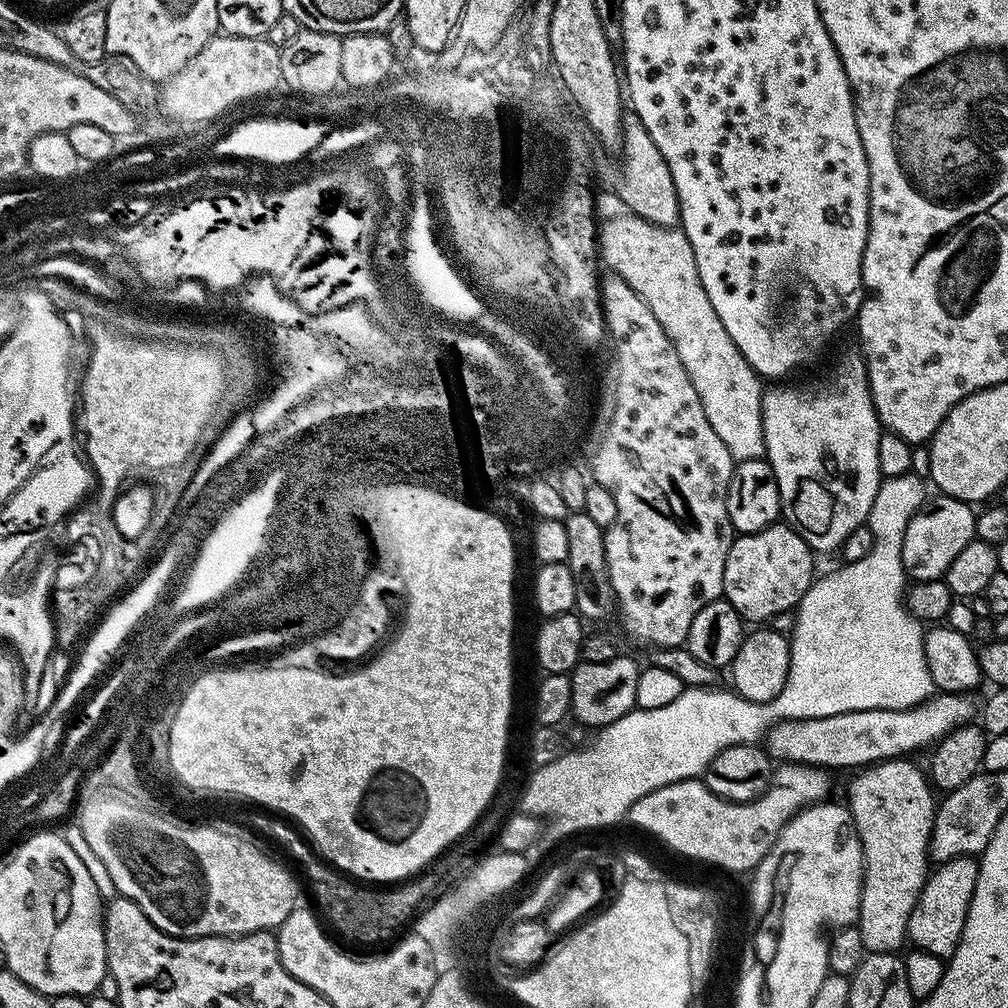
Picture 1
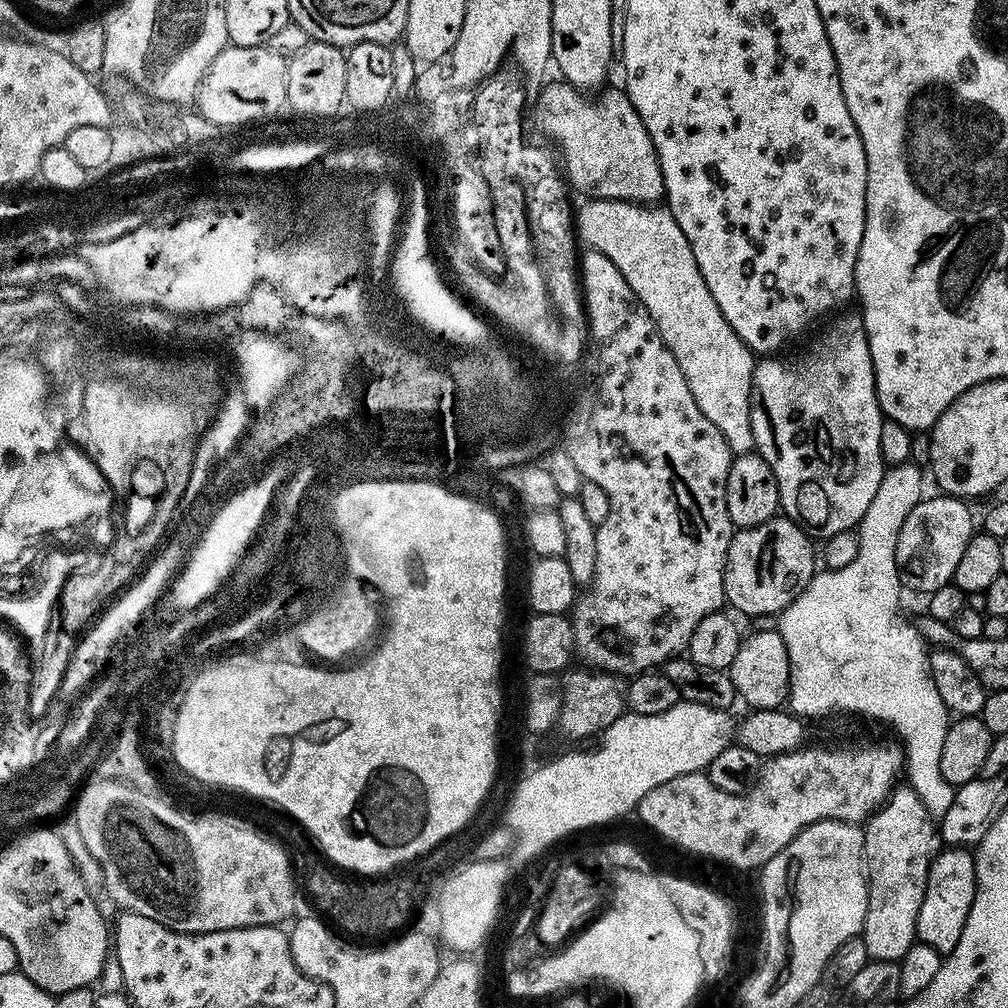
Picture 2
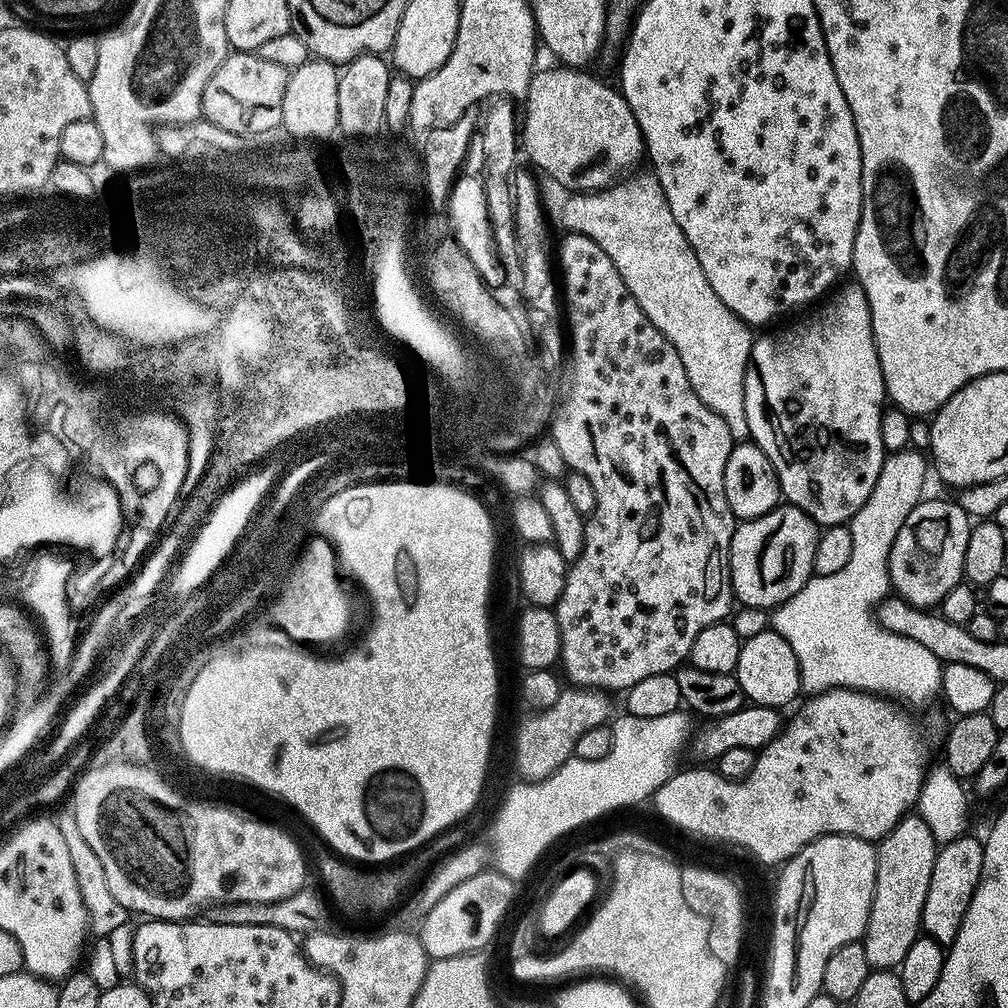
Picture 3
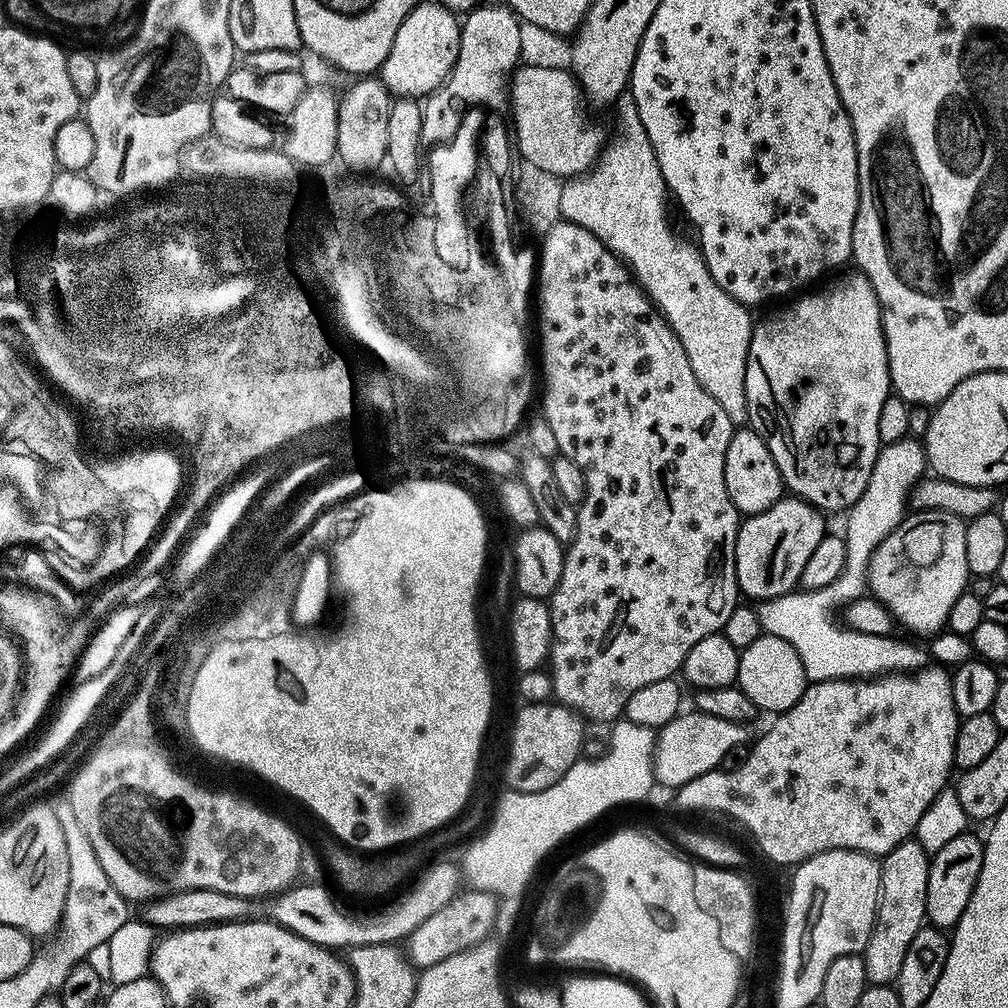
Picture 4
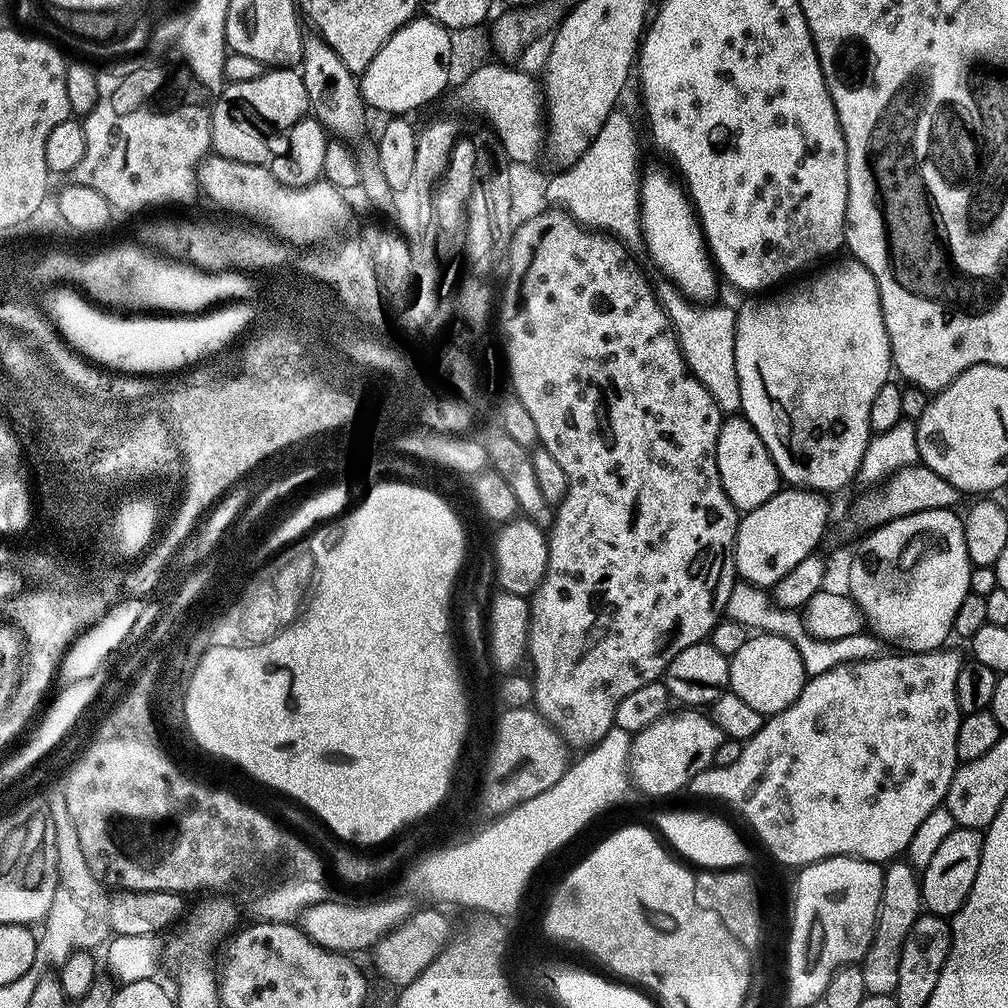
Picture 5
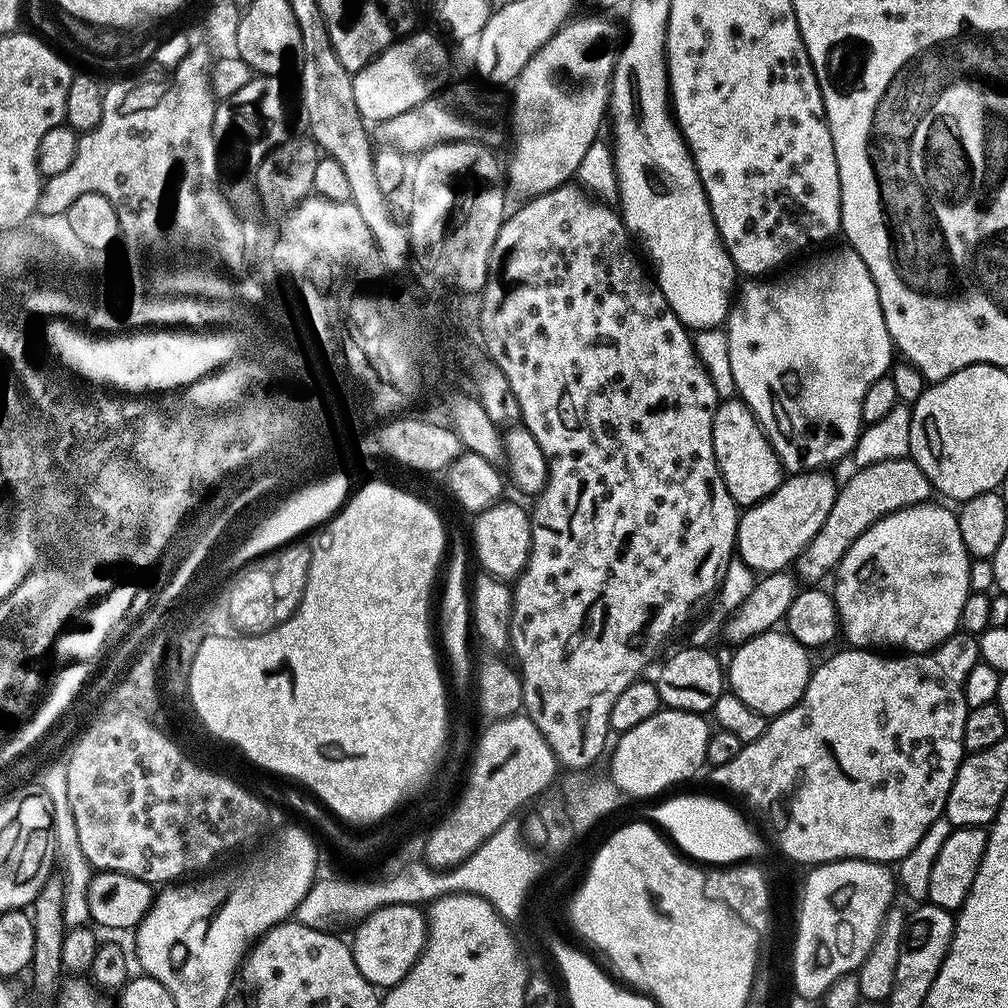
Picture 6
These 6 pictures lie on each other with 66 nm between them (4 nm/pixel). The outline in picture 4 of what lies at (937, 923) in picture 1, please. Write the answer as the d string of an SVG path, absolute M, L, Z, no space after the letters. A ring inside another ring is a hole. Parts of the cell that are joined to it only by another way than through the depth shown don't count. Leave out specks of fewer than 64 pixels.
M969 826L959 831L954 838L947 839L942 849L931 853L926 874L926 906L929 917L948 922L966 907L978 886L978 874L982 874L987 845L985 833L979 827Z

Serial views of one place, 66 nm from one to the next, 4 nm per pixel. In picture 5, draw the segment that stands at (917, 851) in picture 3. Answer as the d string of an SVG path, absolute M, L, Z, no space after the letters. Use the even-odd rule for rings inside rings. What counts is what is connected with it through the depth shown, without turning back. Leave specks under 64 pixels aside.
M892 862L884 868L884 885L880 899L880 913L876 915L876 929L872 931L872 941L864 959L859 961L862 978L869 994L893 995L898 986L898 962L902 962L902 946L910 926L922 915L920 882L917 869L908 862Z

